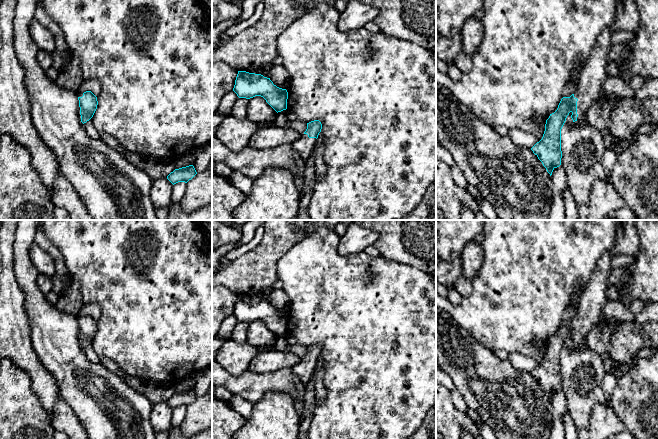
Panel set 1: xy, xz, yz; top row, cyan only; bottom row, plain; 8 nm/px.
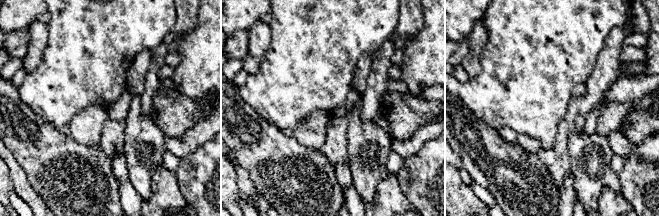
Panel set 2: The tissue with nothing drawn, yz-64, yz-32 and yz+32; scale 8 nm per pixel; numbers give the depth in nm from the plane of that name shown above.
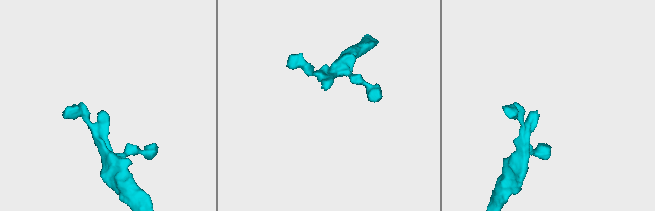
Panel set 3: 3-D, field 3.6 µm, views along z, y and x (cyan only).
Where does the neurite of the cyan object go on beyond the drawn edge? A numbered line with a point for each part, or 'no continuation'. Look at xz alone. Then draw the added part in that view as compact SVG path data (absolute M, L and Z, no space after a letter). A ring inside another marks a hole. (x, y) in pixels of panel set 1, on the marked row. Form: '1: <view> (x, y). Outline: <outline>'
1: xz (304, 145). Outline: M303 133L298 140L291 144L291 146L304 160L306 160L312 155L316 141L316 138L309 138L307 134Z

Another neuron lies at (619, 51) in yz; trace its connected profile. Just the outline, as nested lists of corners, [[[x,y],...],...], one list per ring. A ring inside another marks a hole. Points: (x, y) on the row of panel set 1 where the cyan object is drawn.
[[[616,44],[612,46],[612,49],[608,55],[609,60],[613,62],[620,62],[623,58],[629,55],[629,49],[624,44]]]

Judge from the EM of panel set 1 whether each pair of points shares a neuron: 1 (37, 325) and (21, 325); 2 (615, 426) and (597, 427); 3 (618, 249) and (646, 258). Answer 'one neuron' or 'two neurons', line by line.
1: two neurons
2: one neuron
3: two neurons

